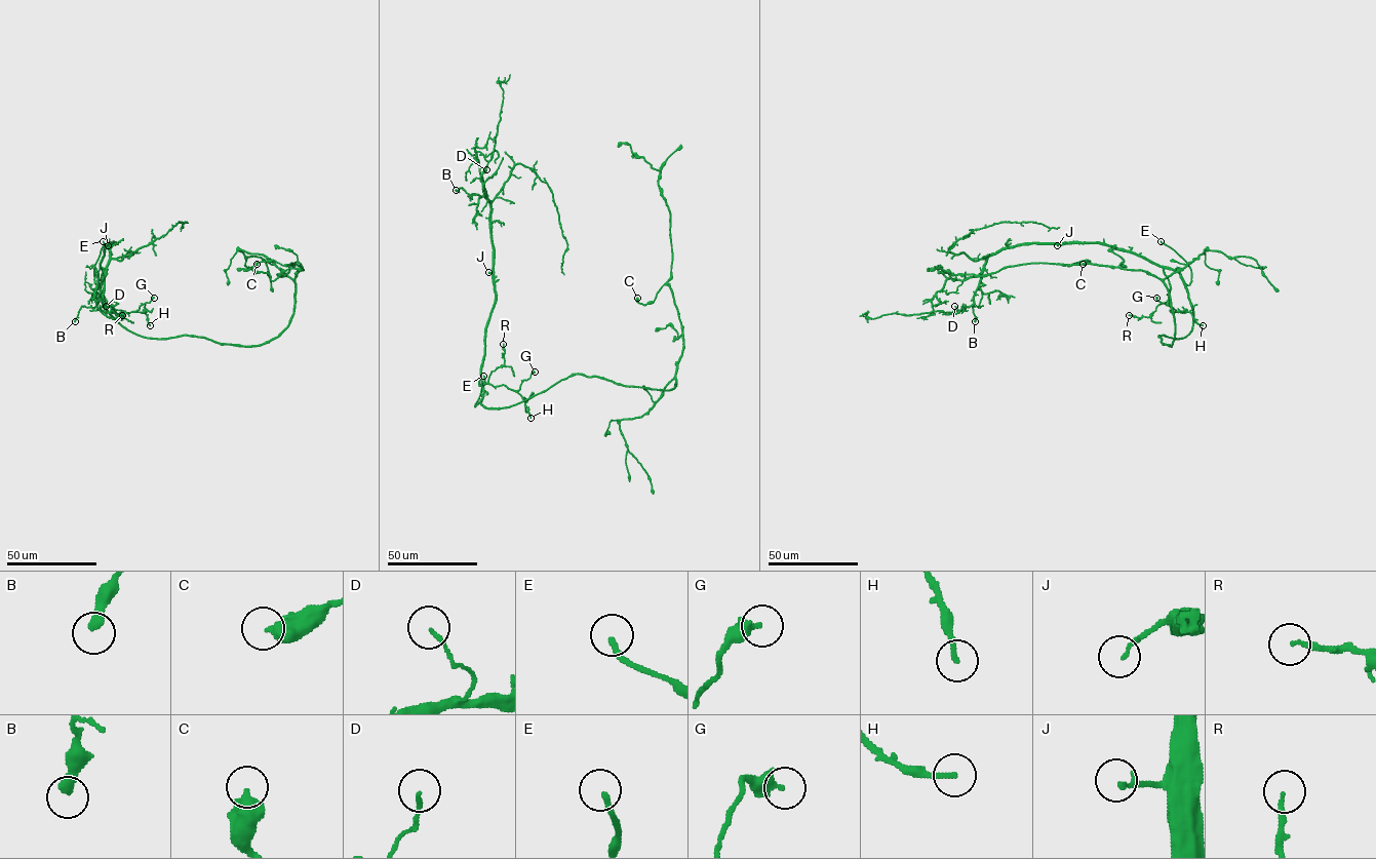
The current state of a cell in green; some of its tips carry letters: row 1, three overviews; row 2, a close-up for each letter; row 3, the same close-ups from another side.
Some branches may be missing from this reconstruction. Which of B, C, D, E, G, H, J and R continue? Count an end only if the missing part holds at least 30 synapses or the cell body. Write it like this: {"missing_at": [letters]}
{"missing_at": ["E"]}

